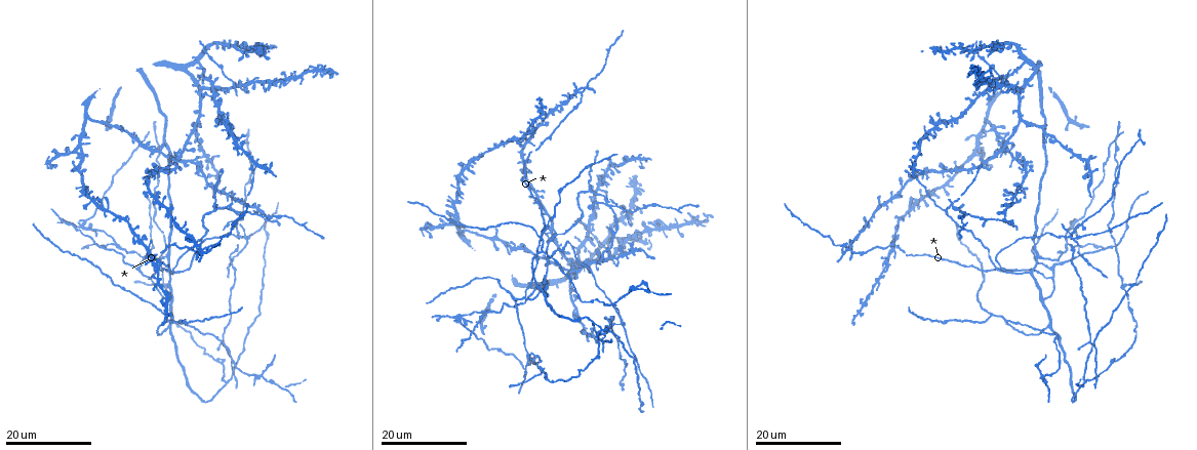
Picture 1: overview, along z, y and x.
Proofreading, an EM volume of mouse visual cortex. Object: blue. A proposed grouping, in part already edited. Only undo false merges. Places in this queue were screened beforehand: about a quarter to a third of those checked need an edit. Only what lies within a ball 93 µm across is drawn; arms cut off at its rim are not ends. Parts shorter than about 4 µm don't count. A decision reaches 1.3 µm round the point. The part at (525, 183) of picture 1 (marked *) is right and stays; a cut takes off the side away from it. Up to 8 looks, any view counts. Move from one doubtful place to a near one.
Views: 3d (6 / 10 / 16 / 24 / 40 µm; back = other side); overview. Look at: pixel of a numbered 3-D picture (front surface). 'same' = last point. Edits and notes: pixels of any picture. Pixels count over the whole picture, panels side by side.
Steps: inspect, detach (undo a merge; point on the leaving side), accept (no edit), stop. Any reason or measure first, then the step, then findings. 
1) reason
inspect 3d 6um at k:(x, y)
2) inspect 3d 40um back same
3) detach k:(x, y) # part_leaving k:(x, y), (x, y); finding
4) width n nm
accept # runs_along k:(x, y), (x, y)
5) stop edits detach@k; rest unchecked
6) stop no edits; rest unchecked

looks like a crossing
inspect 3d 24um at 1:(147, 249)

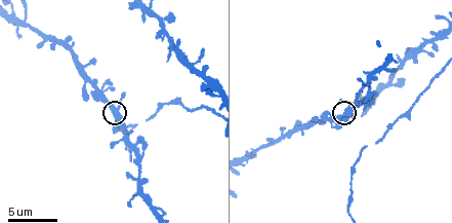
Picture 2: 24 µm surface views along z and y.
inspect 3d 10um at 2:(346, 112)

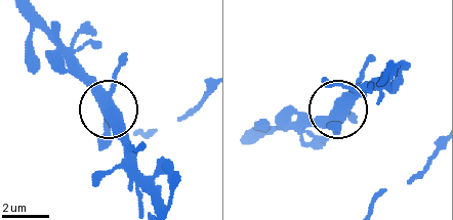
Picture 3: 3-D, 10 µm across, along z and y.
arms 4
accept # continuous, no second neuron

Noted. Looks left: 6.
looks like a crossing
inspect 3d 16um at 1:(950, 204)

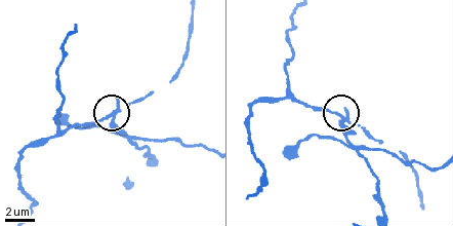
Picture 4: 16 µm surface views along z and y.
closer look
inspect 3d 10um at 4:(345, 121)

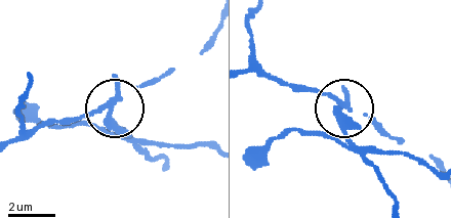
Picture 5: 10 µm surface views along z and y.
side_arm 15 um
detach 5:(116, 75) # part_leaving 5:(334, 100), (350, 139), (414, 155), (438, 170); two neurons meet here

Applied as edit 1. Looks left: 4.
inspect overview

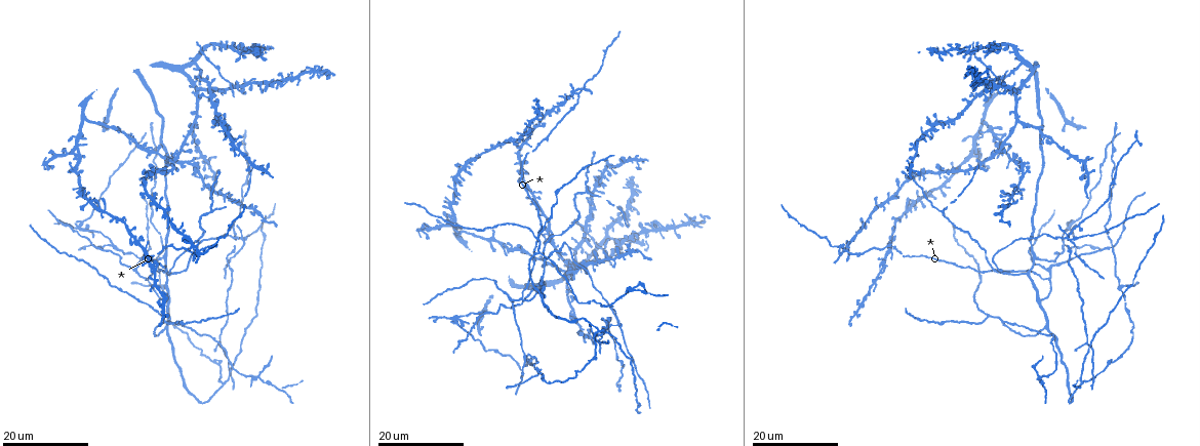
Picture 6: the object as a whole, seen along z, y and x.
looks like a crossing
inspect 3d 24um at 6:(615, 316)

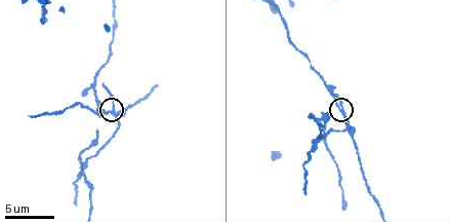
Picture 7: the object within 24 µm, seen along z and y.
inspect 3d 10um at 7:(112, 113)

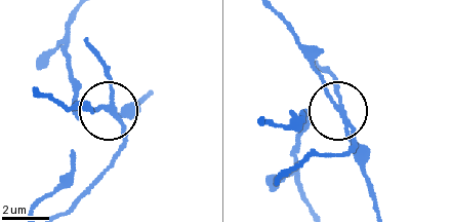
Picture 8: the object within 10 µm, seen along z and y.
arms 4
detach 8:(110, 84) # a second neuron is stuck on

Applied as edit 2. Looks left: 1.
stop edits detach@5, detach@8; rest unchecked

